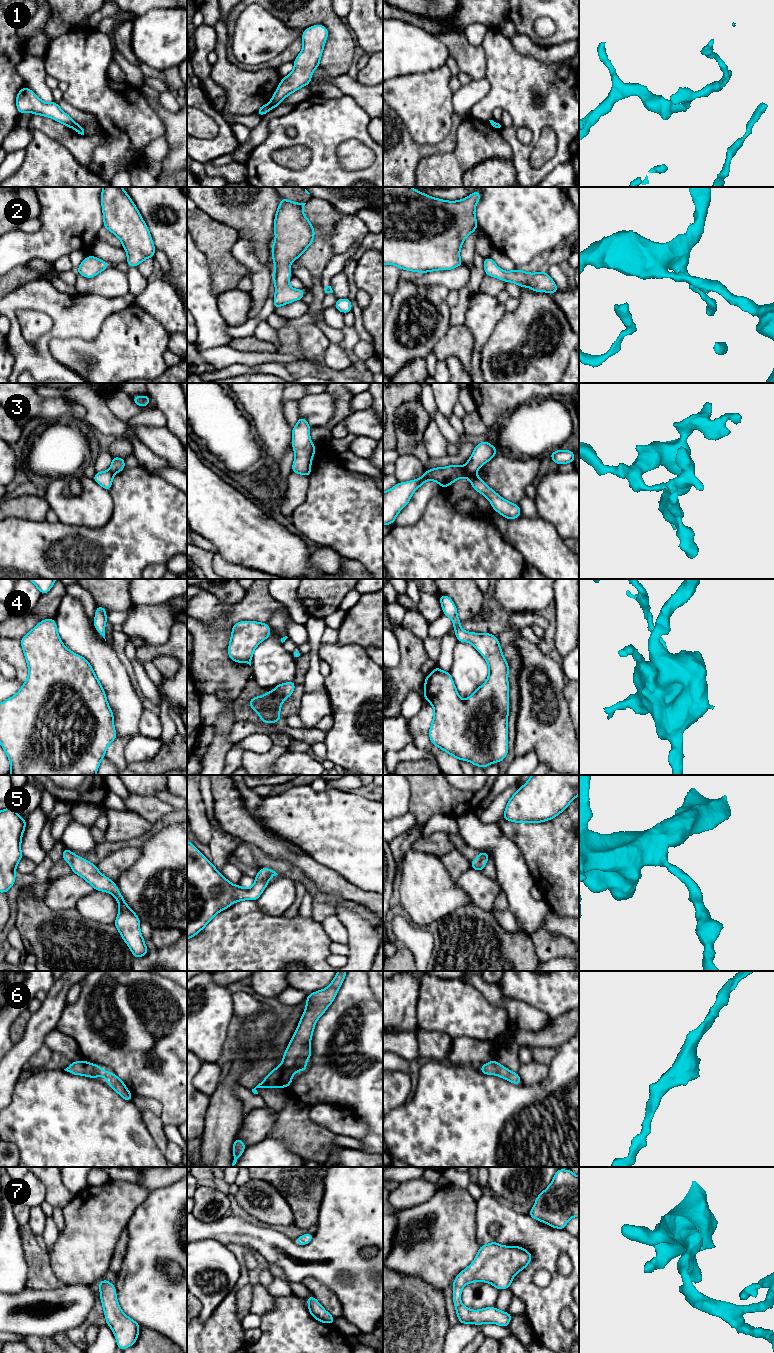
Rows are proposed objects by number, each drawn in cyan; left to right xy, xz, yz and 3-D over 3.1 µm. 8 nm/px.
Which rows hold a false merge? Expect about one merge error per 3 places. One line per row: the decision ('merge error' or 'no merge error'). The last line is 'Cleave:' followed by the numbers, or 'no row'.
1: merge error
2: no merge error
3: merge error
4: no merge error
5: no merge error
6: no merge error
7: no merge error
Cleave: 1, 3

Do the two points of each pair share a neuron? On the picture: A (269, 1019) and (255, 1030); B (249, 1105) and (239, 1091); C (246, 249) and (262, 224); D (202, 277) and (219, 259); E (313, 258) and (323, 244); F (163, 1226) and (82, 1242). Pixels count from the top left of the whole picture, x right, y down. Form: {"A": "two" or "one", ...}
{"A": "one", "B": "one", "C": "two", "D": "two", "E": "one", "F": "two"}

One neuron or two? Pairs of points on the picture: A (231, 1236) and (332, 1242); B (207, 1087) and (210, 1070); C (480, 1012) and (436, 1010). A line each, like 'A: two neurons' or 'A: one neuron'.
A: one neuron
B: one neuron
C: one neuron

